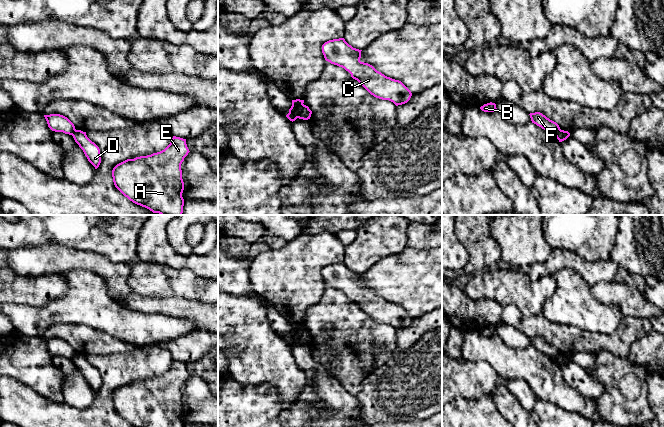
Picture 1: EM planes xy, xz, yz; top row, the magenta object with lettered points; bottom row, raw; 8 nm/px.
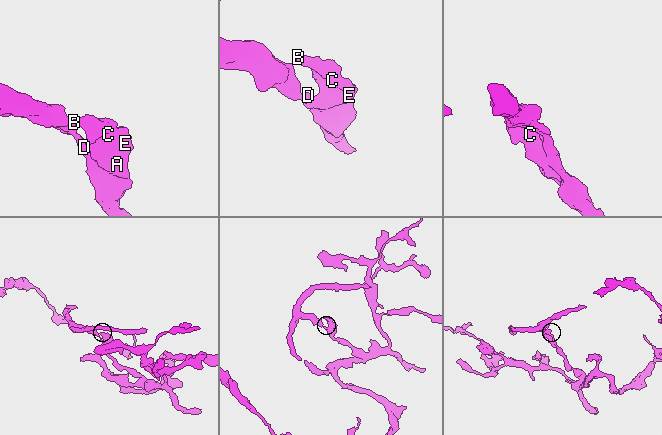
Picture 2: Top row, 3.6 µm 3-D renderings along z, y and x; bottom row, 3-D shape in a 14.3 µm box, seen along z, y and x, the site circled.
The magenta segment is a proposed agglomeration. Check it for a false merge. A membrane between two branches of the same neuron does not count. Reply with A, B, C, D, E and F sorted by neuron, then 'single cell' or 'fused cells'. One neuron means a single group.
A B C D E / F; fused cells

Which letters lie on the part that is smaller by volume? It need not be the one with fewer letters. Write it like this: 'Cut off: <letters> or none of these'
Cut off: F

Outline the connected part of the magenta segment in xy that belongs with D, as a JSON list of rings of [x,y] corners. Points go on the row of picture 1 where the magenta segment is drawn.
[[[76,130],[72,136],[75,142],[83,150],[88,161],[97,169],[101,163],[99,147],[87,137],[86,132]]]

